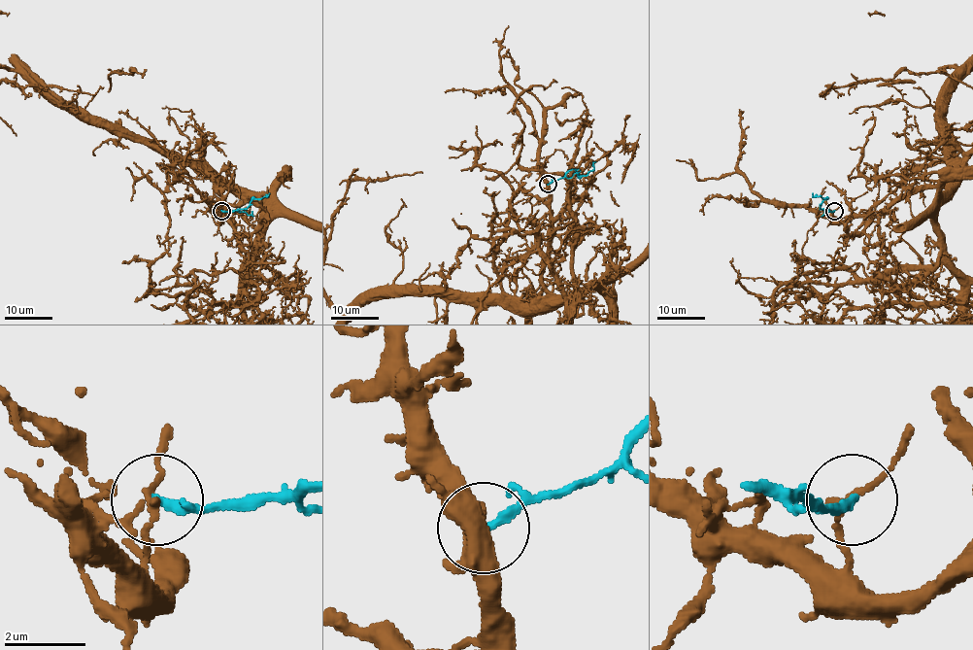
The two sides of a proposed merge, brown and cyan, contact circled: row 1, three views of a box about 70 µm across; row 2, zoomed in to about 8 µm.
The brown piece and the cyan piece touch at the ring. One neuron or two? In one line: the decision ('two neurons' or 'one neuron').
two neurons

